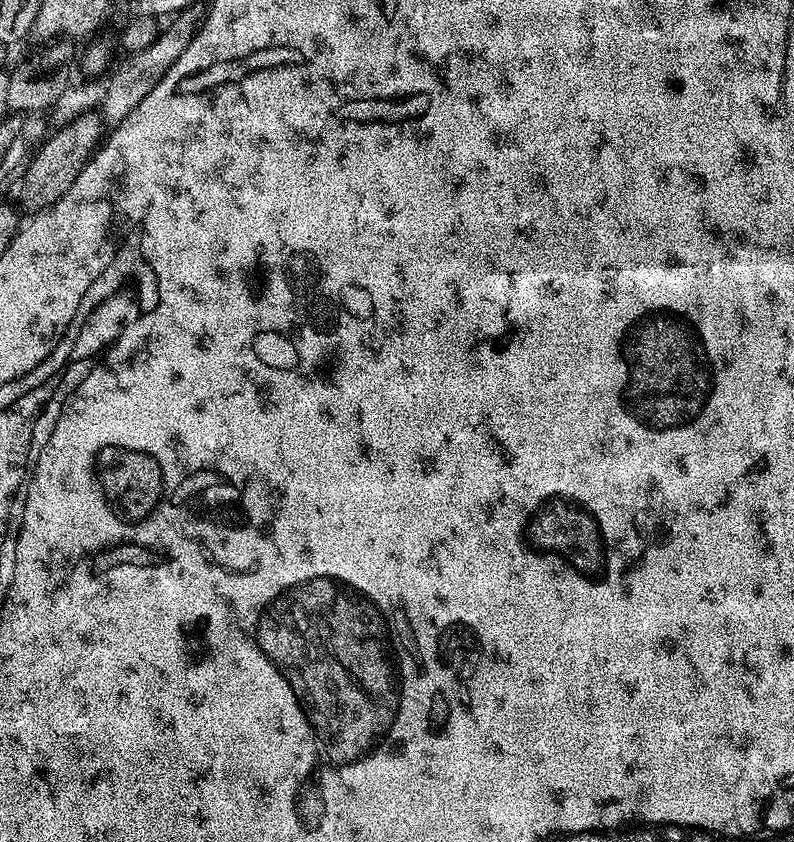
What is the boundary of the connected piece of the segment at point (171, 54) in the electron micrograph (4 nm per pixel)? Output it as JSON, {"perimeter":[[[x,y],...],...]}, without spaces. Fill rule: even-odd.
{"perimeter":[[[193,2],[189,8],[183,8],[176,13],[174,19],[169,23],[173,24],[169,28],[167,25],[156,40],[150,42],[150,46],[146,46],[146,50],[138,50],[125,55],[123,57],[125,60],[120,65],[118,65],[119,63],[115,65],[116,73],[107,77],[106,98],[102,105],[103,115],[109,121],[118,122],[122,118],[126,118],[126,114],[130,114],[130,110],[134,110],[134,106],[138,106],[138,102],[142,102],[142,98],[146,98],[146,94],[150,94],[150,90],[154,90],[154,86],[158,86],[158,82],[162,82],[166,70],[170,70],[170,66],[174,66],[174,62],[178,62],[178,58],[182,58],[182,50],[186,50],[186,46],[190,46],[190,42],[196,36],[196,29],[204,23],[205,15],[205,5]]]}

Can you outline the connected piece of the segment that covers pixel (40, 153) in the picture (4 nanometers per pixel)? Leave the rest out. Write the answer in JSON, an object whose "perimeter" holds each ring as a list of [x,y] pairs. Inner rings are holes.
{"perimeter":[[[93,110],[83,112],[69,124],[59,125],[55,129],[56,133],[52,137],[49,135],[31,153],[30,159],[22,168],[24,185],[20,188],[21,202],[26,207],[32,208],[31,210],[48,208],[54,202],[58,202],[58,198],[62,198],[62,194],[66,194],[66,190],[70,190],[70,186],[74,186],[74,178],[78,178],[78,174],[82,174],[82,170],[92,158],[92,153],[100,147],[105,139],[106,127],[104,128],[104,124],[106,125],[105,117],[99,111]]]}

